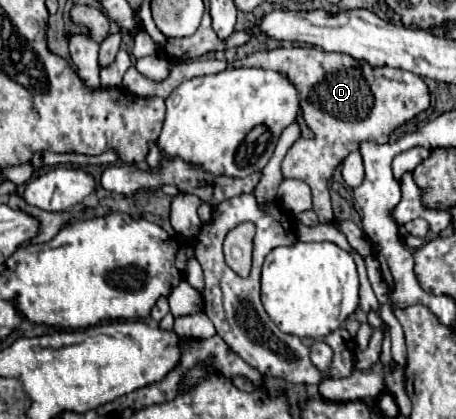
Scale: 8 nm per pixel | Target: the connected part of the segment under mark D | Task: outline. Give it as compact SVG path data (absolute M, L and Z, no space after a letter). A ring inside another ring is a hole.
M295 46L295 48L277 48L269 52L255 52L245 58L223 62L223 60L193 60L181 62L171 68L169 76L161 82L145 78L137 68L129 68L123 74L123 86L139 98L159 96L167 98L179 84L205 74L217 74L231 68L265 68L275 70L285 76L299 94L301 118L313 132L313 138L299 138L287 150L281 162L283 178L297 178L309 184L313 192L313 212L321 224L333 222L333 210L329 200L329 180L349 152L359 150L361 142L373 140L379 144L387 142L387 136L429 108L429 88L411 72L399 68L373 68L363 60L351 60L349 54L325 52L317 46Z

